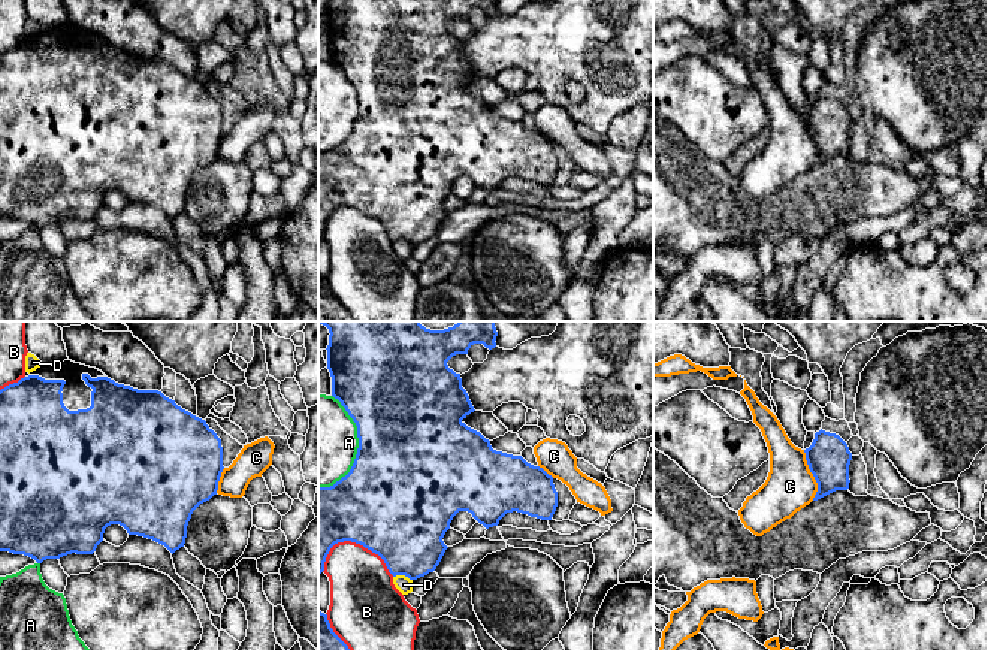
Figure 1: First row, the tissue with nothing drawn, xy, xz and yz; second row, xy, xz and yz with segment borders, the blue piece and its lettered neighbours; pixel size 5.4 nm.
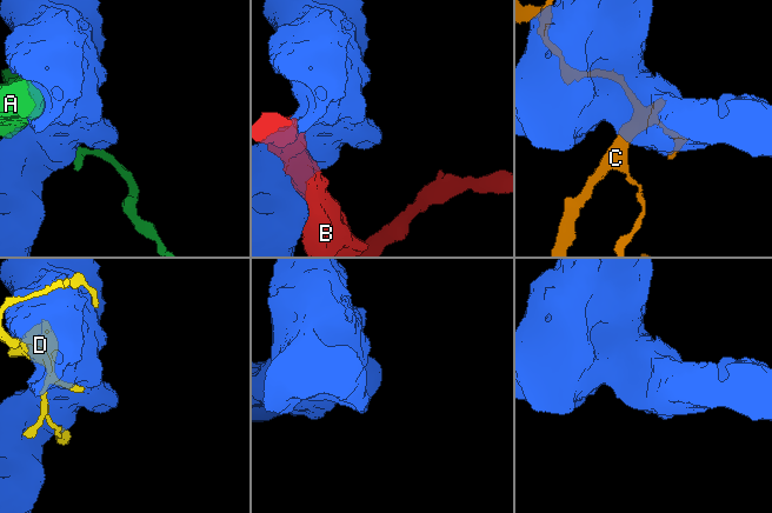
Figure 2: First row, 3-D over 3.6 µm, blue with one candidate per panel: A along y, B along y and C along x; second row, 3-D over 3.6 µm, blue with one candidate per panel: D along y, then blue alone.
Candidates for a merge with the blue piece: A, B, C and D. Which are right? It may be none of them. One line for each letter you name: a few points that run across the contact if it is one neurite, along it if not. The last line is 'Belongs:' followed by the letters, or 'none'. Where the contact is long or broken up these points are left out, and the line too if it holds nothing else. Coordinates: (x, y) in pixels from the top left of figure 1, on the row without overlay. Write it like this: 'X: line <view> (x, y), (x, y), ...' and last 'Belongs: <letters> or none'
Belongs: none

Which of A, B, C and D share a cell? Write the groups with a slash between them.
A / B / C / D

